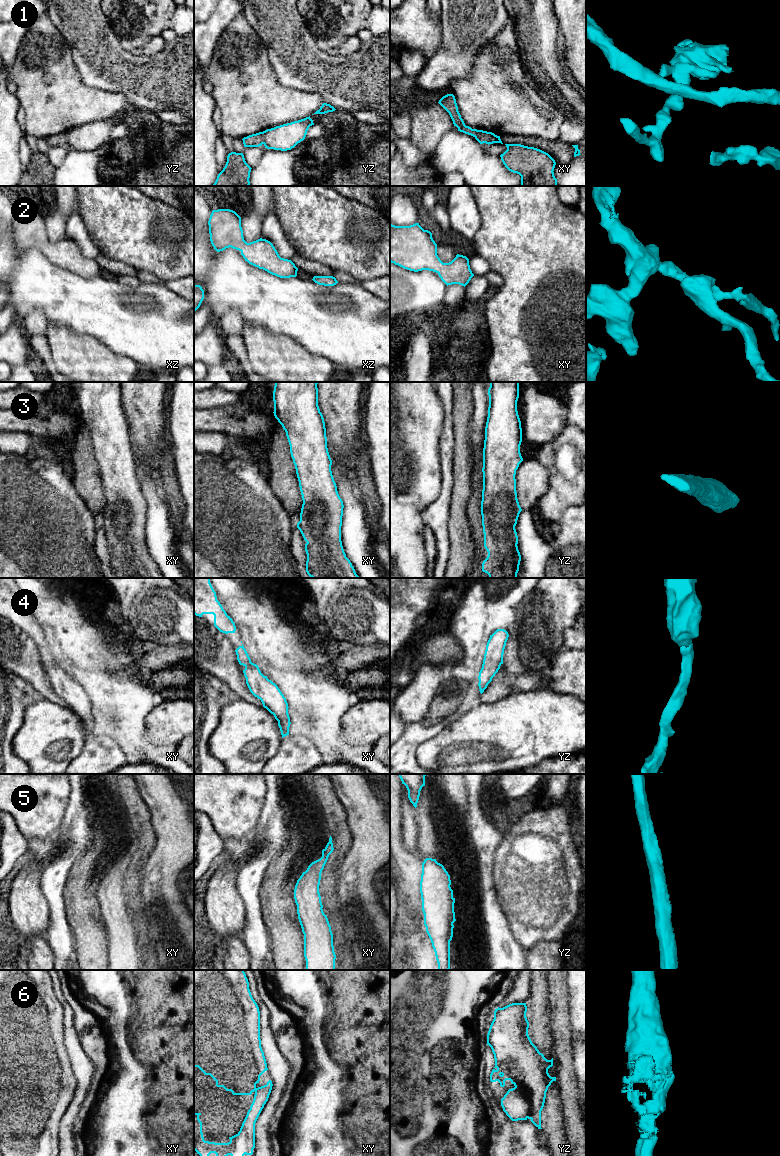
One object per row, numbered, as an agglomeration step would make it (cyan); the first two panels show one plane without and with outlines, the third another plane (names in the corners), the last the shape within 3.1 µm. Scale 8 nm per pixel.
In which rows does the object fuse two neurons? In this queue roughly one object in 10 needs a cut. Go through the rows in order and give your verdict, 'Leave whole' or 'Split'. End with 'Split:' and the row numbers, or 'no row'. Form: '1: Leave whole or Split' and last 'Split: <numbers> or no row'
1: Leave whole
2: Leave whole
3: Leave whole
4: Leave whole
5: Leave whole
6: Leave whole
Split: no row

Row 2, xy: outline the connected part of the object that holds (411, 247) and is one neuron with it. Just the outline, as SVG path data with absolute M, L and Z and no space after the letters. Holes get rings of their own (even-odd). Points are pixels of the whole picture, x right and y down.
M419 223L410 226L390 224L390 262L414 272L422 270L436 272L447 286L459 284L465 287L474 276L466 256L457 254L451 262L443 263L437 255L437 244L432 238L432 233L424 230Z

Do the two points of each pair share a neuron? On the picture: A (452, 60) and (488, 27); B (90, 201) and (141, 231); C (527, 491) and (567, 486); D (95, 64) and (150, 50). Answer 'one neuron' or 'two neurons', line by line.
A: one neuron
B: one neuron
C: two neurons
D: two neurons

